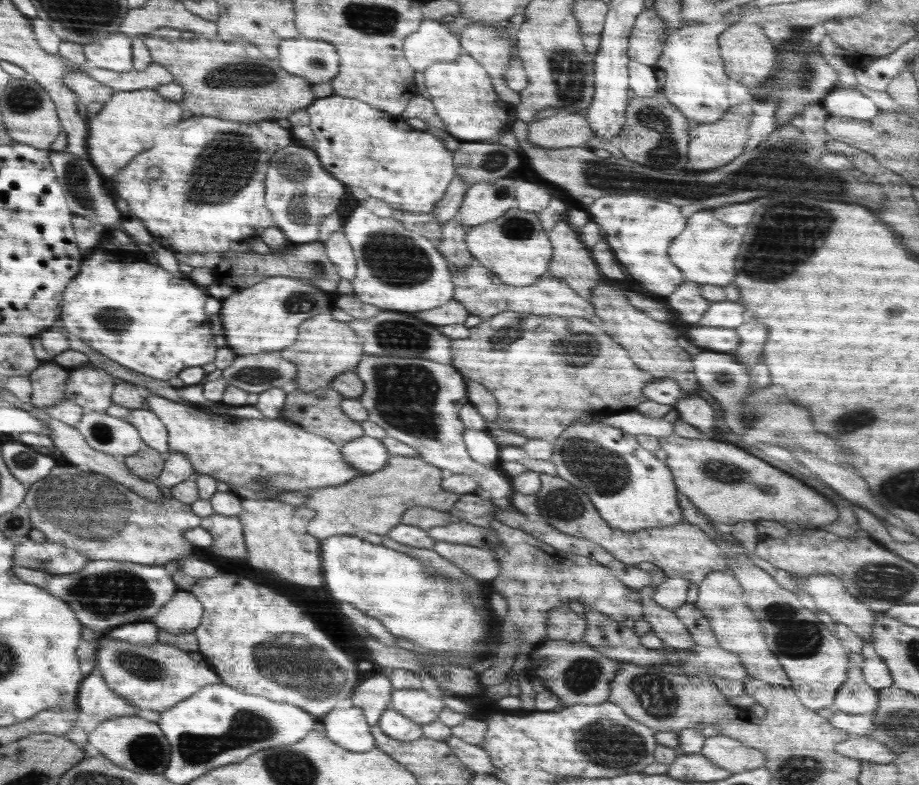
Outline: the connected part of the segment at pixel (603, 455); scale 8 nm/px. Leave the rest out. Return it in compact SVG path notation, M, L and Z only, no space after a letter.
M600 422L570 426L554 442L552 462L556 468L556 475L589 496L600 516L613 529L637 532L647 528L674 526L684 521L677 499L678 490L665 462L658 459L655 453L646 450L634 435L620 428L612 428Z

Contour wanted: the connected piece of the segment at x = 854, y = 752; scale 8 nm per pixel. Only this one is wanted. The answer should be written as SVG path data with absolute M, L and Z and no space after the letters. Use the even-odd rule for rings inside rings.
M867 735L846 738L835 746L835 751L843 757L878 764L888 764L897 757L897 754L894 754L886 744L871 739Z

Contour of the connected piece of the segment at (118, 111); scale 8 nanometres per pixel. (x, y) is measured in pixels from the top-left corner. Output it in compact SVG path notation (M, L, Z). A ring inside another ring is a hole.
M135 90L115 92L113 97L103 103L102 109L90 116L89 153L91 163L100 176L114 176L122 166L126 166L136 154L152 148L158 134L182 119L180 103L166 100L156 90Z

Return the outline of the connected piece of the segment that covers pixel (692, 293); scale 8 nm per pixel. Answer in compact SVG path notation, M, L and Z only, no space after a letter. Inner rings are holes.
M684 282L680 284L674 294L670 294L668 304L676 312L676 316L688 324L696 324L702 314L708 310L710 302L700 296L700 284L696 282Z

